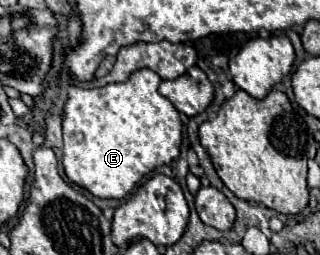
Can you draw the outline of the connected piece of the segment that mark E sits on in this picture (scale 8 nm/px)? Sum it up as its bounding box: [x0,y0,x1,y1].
[62,69,182,199]

